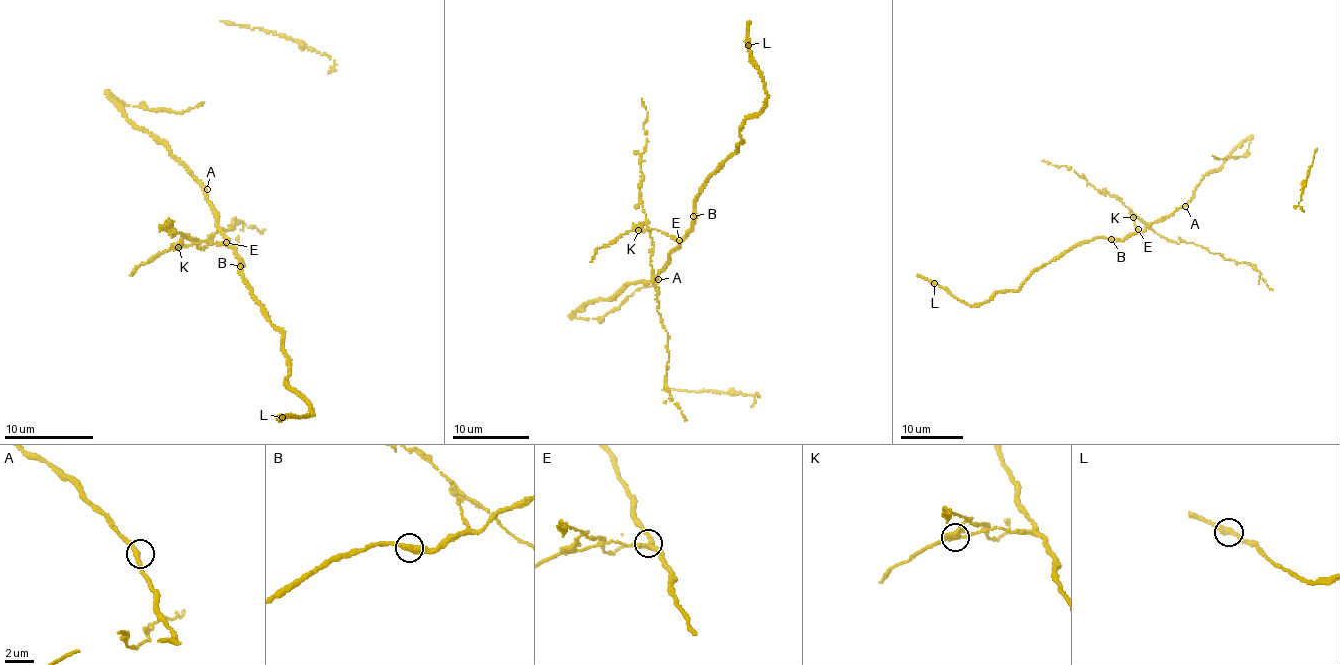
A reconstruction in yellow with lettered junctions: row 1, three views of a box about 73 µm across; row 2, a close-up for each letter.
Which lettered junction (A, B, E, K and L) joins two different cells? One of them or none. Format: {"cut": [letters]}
{"cut": ["K"]}

